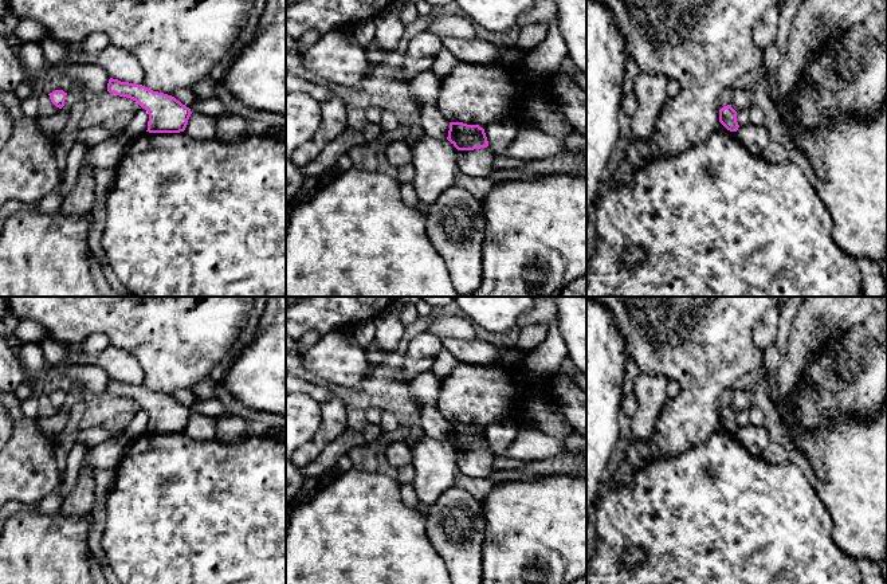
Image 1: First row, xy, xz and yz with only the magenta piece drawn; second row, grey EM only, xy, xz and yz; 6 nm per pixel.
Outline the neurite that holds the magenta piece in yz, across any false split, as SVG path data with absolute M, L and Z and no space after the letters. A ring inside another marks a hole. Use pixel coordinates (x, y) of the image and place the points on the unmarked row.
M731 405L723 407L719 411L719 423L730 432L737 432L739 426L737 423L737 412Z

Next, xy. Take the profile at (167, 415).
M109 380L107 392L136 401L149 415L149 434L184 432L192 415L191 409L174 397L153 392L142 385Z

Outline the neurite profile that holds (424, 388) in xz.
M432 371L415 376L408 384L411 399L419 424L424 434L433 439L446 440L448 438L450 422L437 409L437 397L443 380Z

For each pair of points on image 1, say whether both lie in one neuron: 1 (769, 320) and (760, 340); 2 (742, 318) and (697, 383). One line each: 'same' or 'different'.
1: same
2: same

